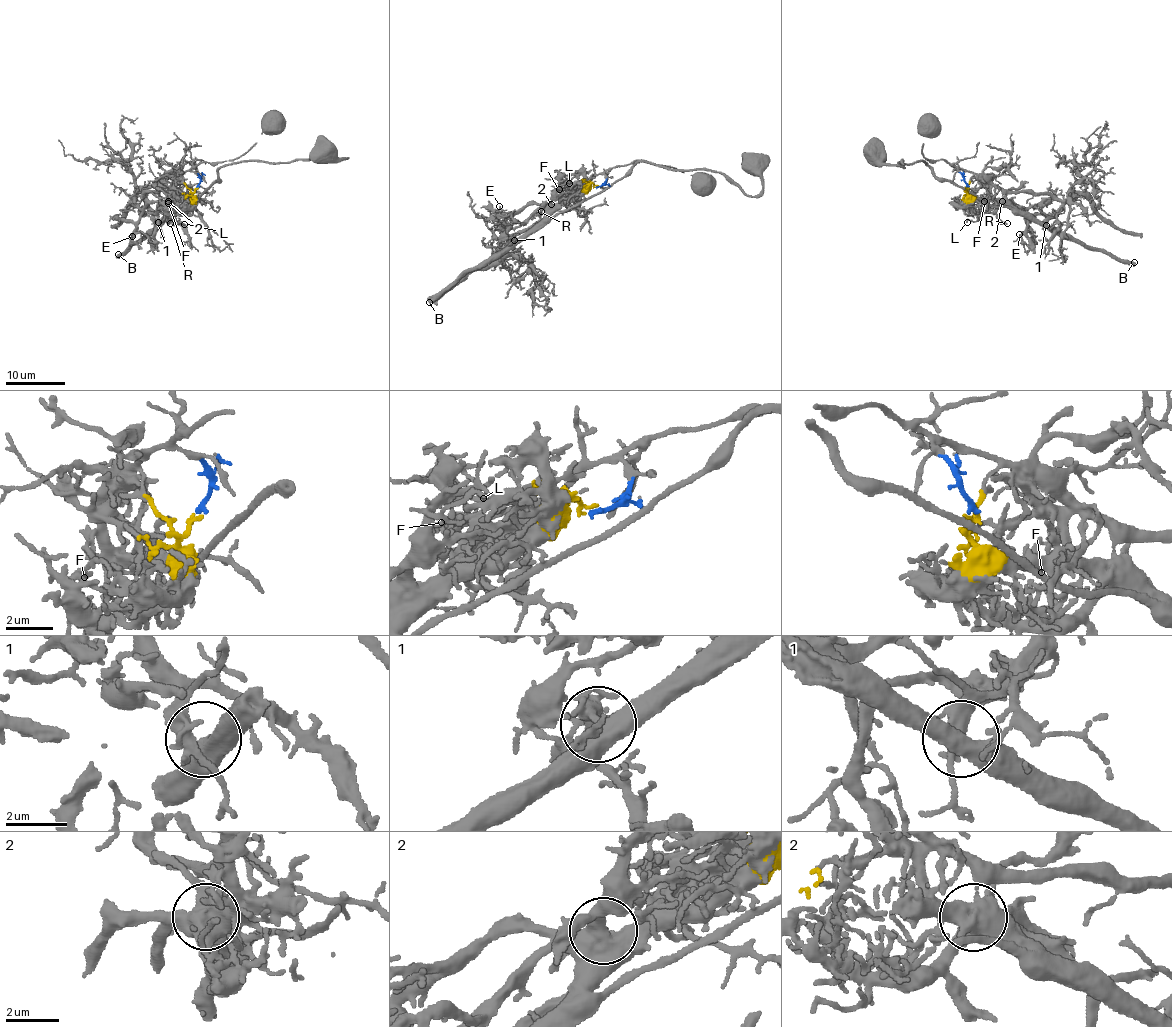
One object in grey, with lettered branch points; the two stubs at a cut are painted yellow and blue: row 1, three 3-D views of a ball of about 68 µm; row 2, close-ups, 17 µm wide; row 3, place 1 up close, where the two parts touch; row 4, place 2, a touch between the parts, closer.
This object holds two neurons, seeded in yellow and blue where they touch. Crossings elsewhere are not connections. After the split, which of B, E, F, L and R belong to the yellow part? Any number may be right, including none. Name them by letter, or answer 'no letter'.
B, E, F, L, R

